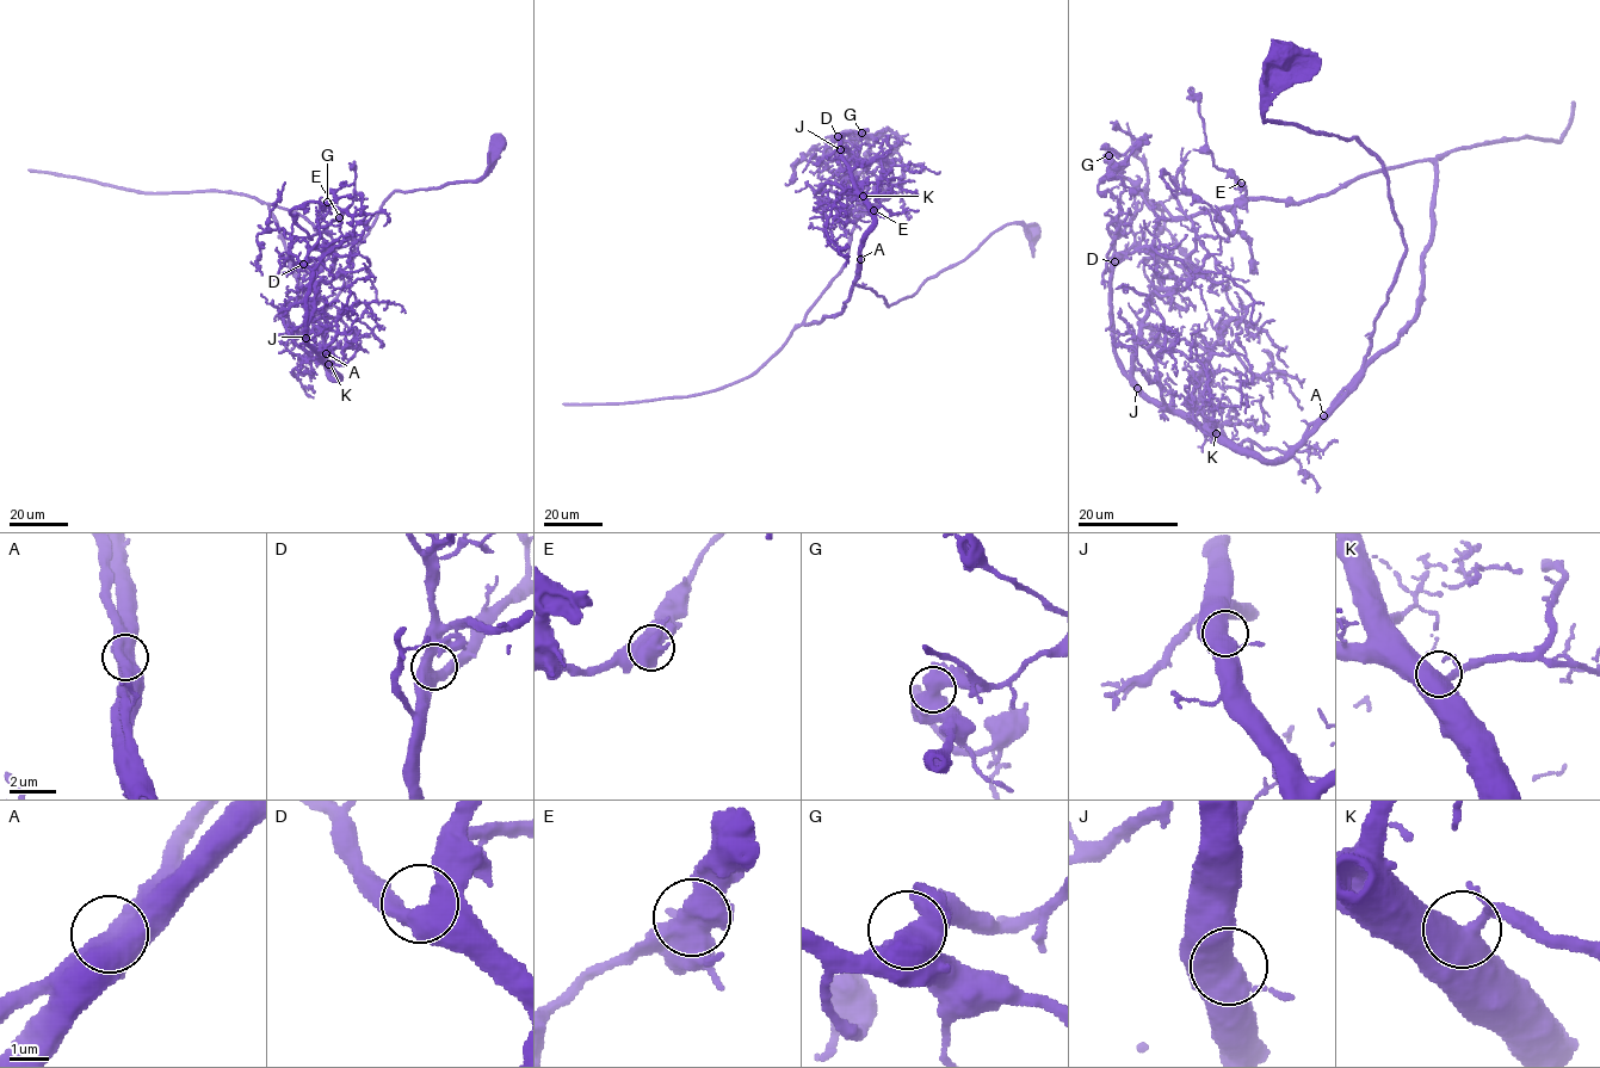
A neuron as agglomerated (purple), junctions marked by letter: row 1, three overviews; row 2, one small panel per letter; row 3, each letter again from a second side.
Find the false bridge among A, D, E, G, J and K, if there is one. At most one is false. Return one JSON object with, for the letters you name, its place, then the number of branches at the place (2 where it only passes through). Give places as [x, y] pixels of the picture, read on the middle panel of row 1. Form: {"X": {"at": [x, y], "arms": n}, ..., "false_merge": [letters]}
{"false_merge": []}

